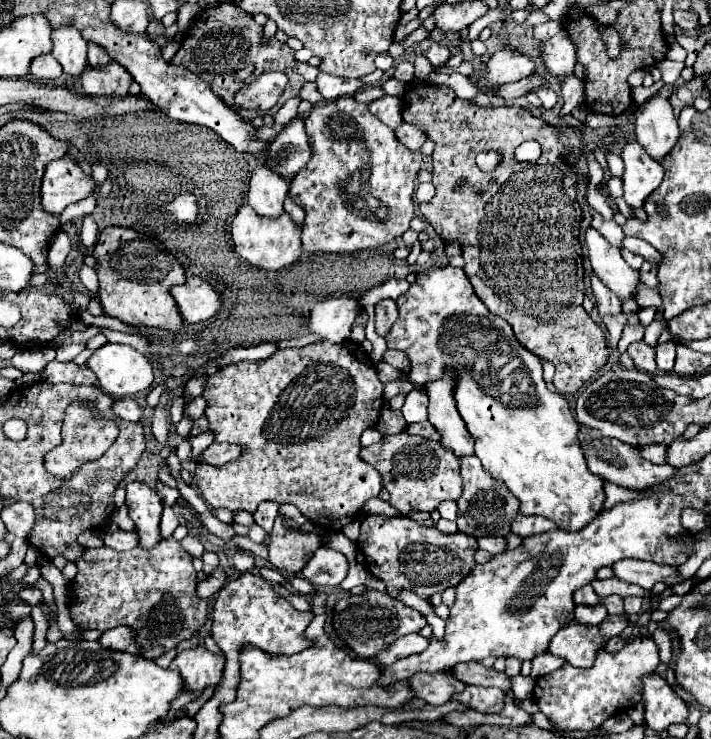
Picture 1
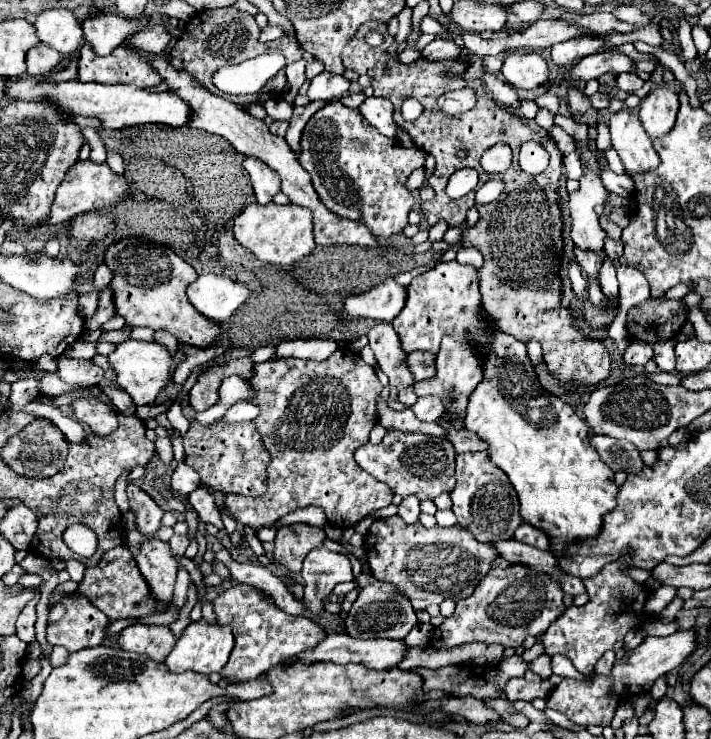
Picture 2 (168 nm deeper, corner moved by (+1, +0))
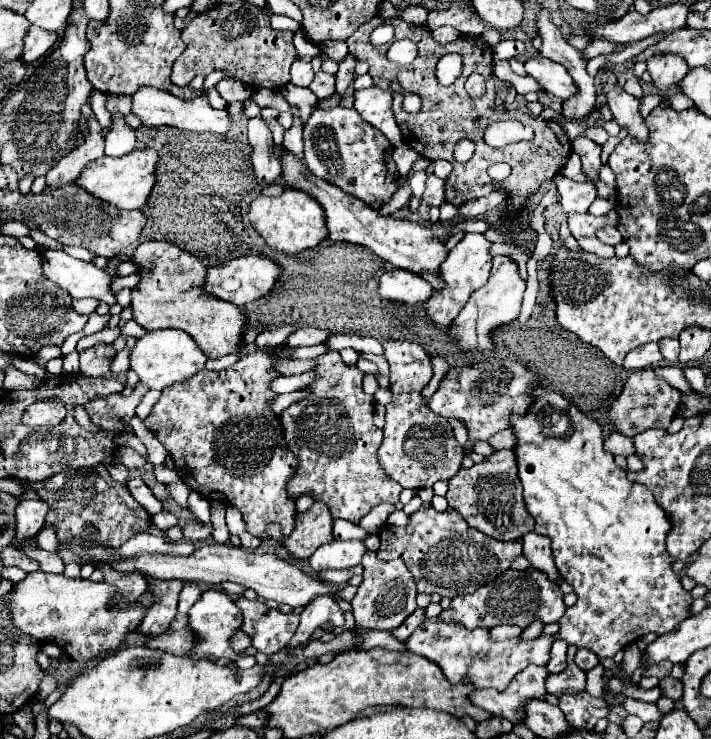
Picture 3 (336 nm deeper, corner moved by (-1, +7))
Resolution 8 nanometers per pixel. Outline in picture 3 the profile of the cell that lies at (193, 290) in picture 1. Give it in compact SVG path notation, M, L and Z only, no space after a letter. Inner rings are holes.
M248 255L248 257L238 257L238 259L232 259L228 263L220 263L216 267L210 267L206 271L206 279L204 279L204 293L206 295L212 295L216 299L222 299L222 301L228 301L236 307L244 307L246 303L266 295L274 281L280 277L280 269L274 261L270 261L268 257L264 255Z

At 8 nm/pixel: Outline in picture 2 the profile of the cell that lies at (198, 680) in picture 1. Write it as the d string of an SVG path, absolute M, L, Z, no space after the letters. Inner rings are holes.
M204 620L190 622L190 624L184 628L182 636L178 638L178 642L176 642L174 650L170 652L170 656L166 658L166 666L171 672L176 673L188 672L188 670L192 670L192 672L200 672L200 674L222 672L222 668L224 668L224 666L226 666L226 662L228 662L228 656L230 656L232 648L234 648L234 636L232 636L230 626L222 626L222 624L208 624L208 622L204 622Z

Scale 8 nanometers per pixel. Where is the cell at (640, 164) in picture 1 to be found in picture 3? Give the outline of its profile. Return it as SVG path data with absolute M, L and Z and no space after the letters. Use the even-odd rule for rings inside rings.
M610 71L600 75L604 85L606 103L614 115L614 121L628 131L628 137L638 139L640 143L648 141L648 127L644 123L644 117L640 115L640 99L626 93L622 87L618 87L618 77Z

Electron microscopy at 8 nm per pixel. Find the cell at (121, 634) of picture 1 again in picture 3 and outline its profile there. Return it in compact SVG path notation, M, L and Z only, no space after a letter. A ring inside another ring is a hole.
M178 613L176 619L172 621L172 627L168 627L168 631L164 631L164 635L156 635L156 637L146 635L144 643L150 649L160 649L160 651L172 653L172 655L186 655L186 651L192 649L192 645L194 645L194 635L188 627L188 615Z

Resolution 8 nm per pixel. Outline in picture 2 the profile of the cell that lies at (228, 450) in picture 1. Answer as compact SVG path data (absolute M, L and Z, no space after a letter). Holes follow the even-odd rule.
M216 420L208 426L190 422L190 428L183 437L184 462L194 468L200 476L200 482L214 492L222 494L242 494L242 496L262 496L266 492L266 466L272 456L262 444L262 436L258 434L254 422L226 424Z

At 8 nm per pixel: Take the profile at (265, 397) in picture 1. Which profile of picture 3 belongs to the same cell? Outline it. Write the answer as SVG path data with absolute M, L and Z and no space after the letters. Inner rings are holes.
M336 351L314 357L314 361L316 367L312 371L316 373L316 381L304 387L310 395L280 415L286 447L298 459L286 491L292 501L304 493L312 493L316 501L328 505L334 519L358 523L378 503L398 503L402 487L384 473L376 459L382 431L372 421L376 401L362 389L366 373L356 365L346 365Z

